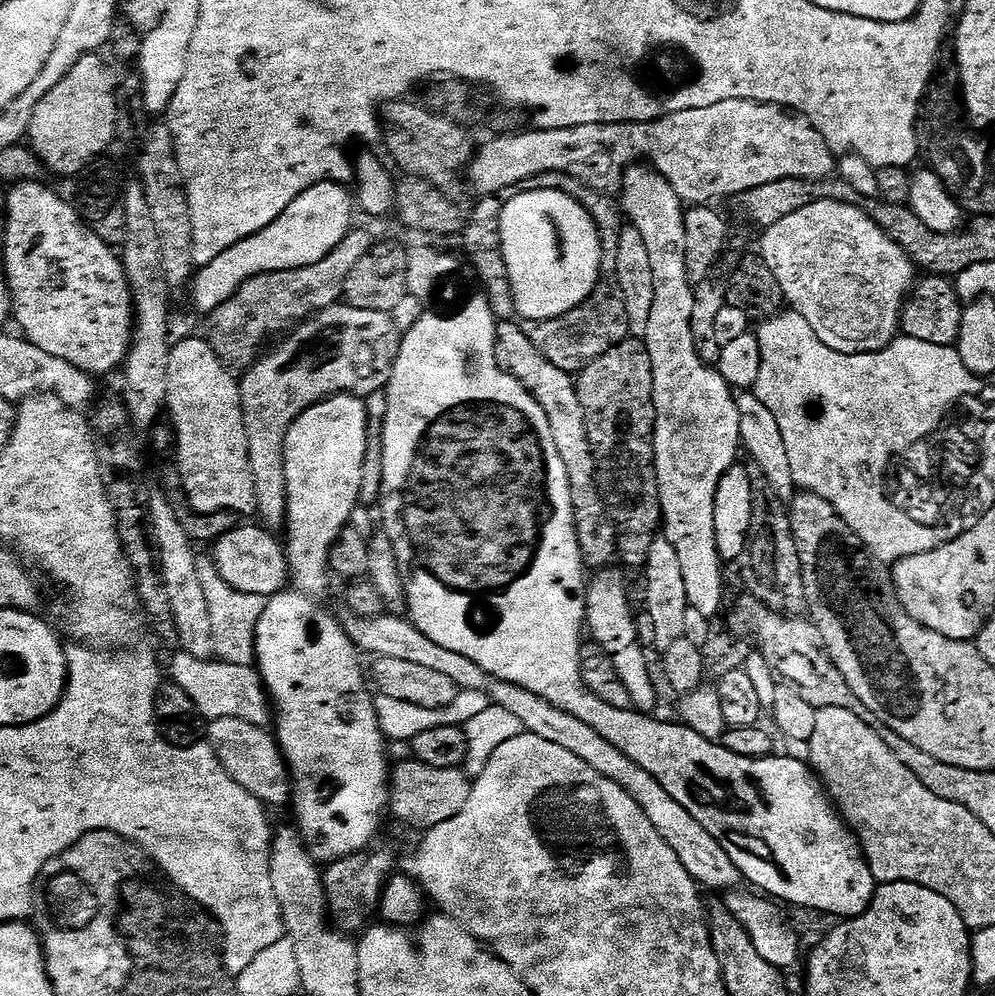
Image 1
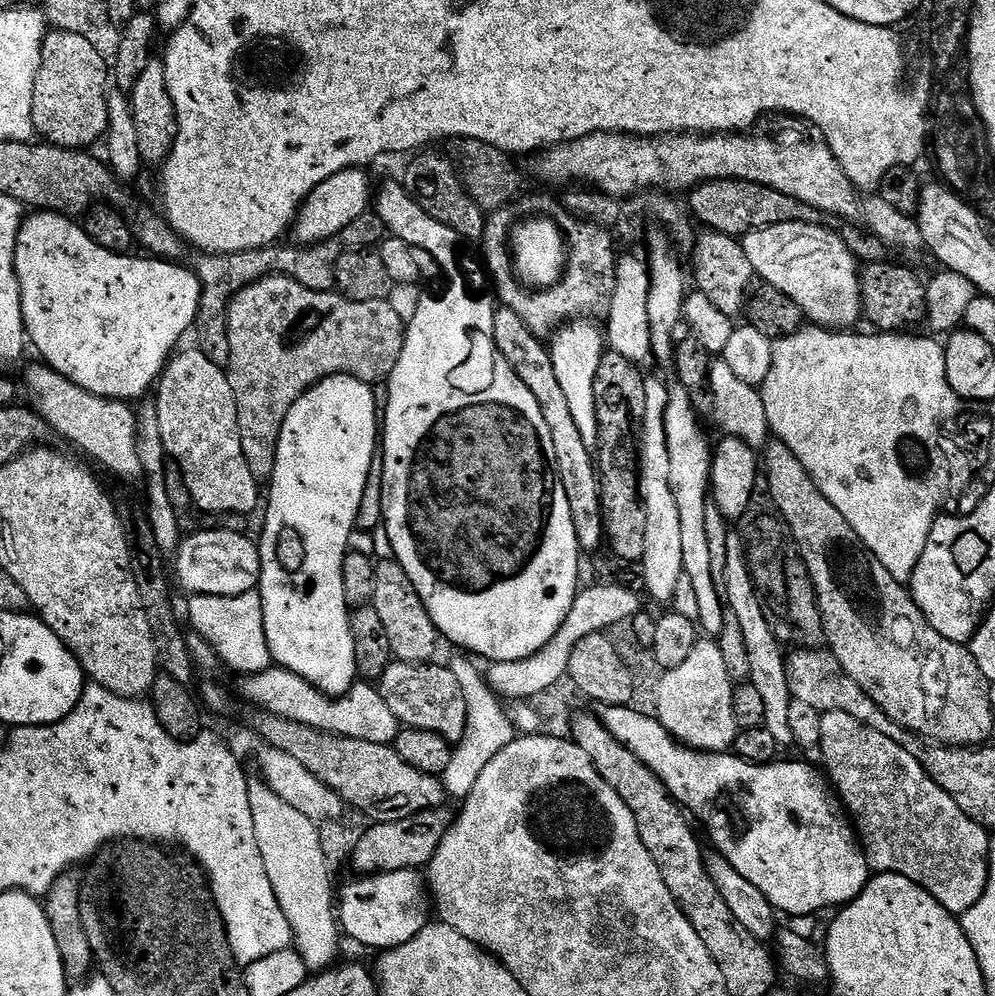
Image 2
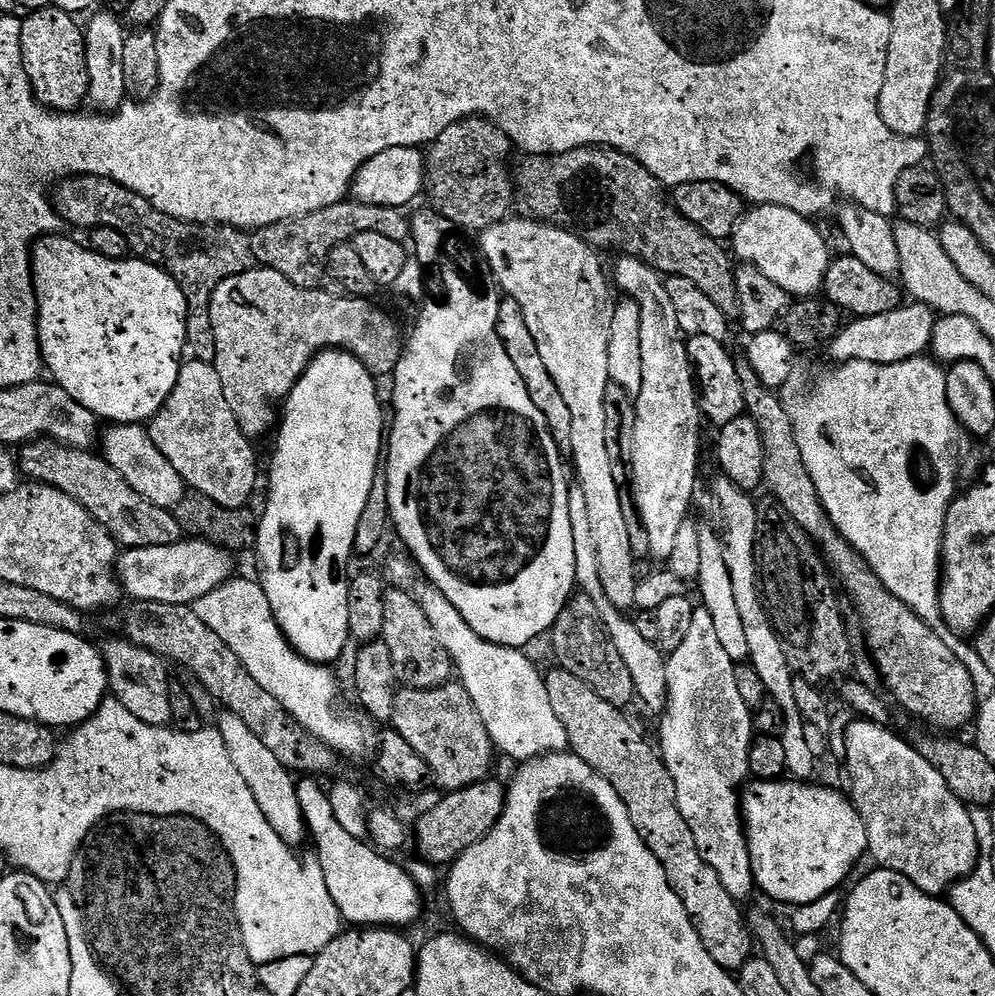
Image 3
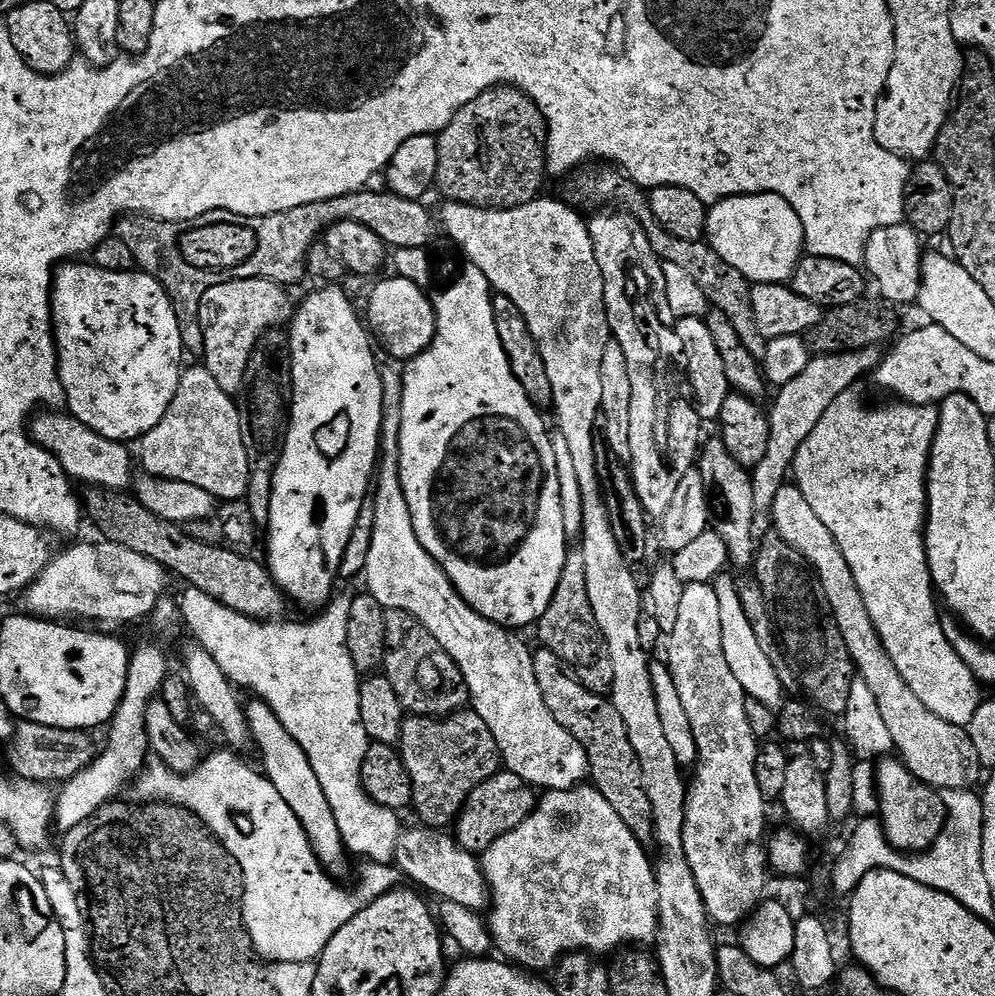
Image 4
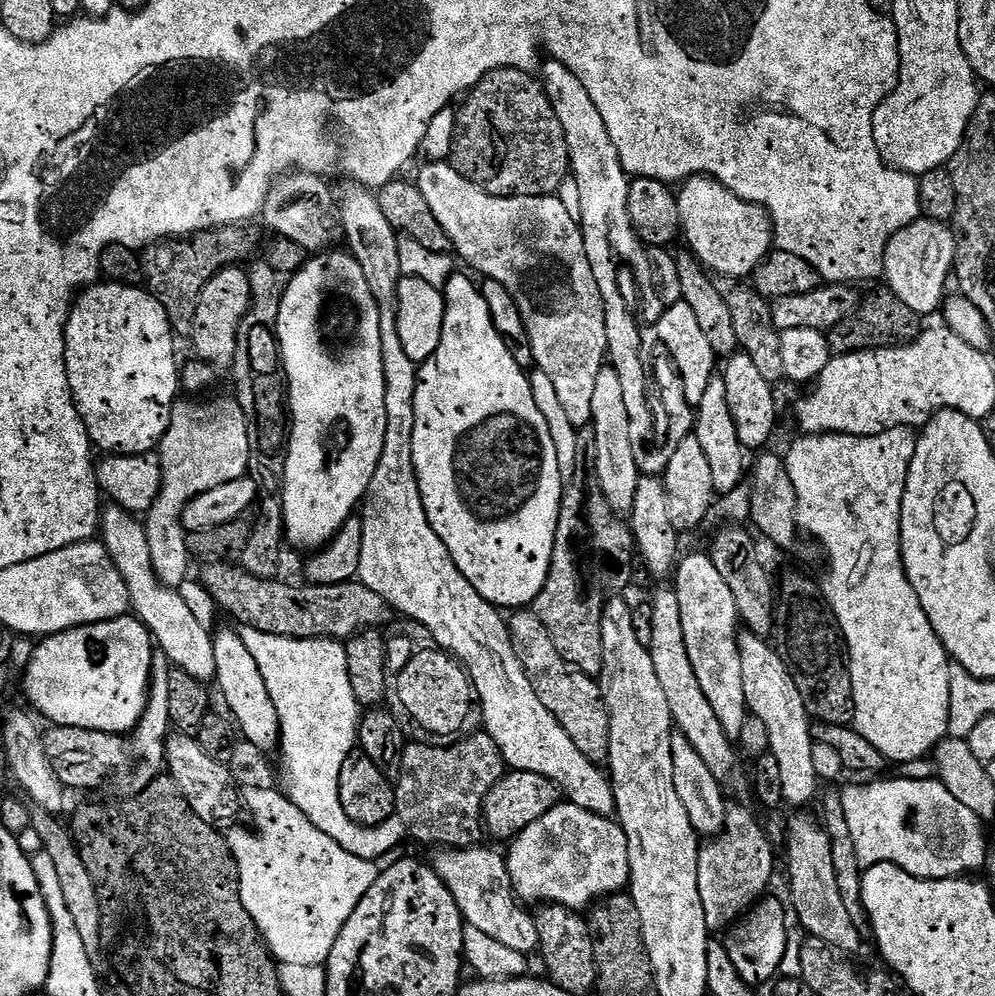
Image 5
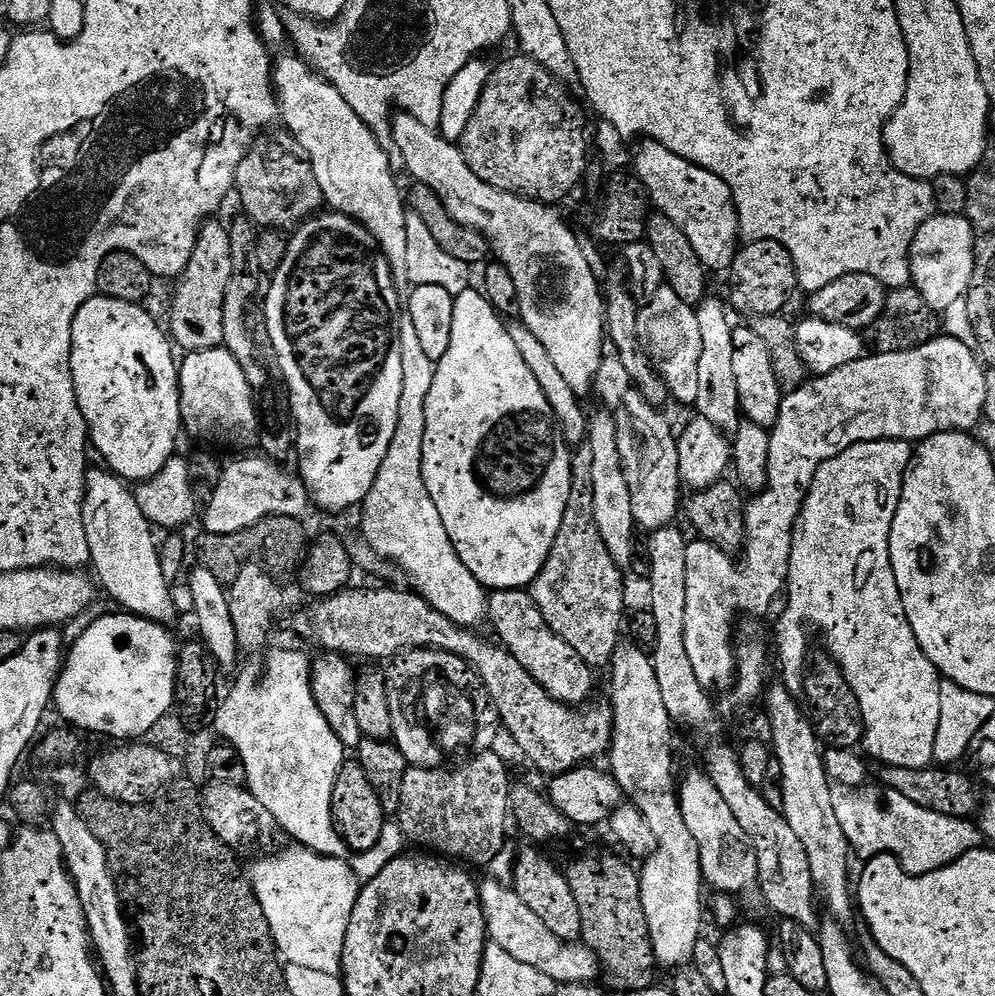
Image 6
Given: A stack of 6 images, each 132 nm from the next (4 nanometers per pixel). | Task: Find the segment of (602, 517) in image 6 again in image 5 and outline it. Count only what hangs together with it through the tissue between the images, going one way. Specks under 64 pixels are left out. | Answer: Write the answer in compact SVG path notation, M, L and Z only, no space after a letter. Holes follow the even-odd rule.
M610 366L598 370L590 410L590 435L596 442L596 477L602 486L602 494L606 494L607 502L618 514L631 513L642 473L634 462L634 446L630 446L630 414L626 414L626 394L618 370Z

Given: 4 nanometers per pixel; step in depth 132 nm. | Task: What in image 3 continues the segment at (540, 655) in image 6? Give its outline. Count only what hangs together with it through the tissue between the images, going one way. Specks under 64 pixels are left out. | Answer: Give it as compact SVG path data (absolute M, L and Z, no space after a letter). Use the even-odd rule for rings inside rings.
M559 666L553 667L552 673L544 676L546 682L546 694L550 694L550 703L554 706L554 714L558 714L558 722L562 722L562 727L566 729L568 748L573 756L582 758L586 766L590 766L614 790L618 790L618 798L626 806L626 814L630 814L630 822L634 822L634 830L638 830L638 838L646 842L646 846L662 862L662 870L666 870L666 878L674 890L674 894L686 906L686 914L698 930L698 938L702 938L702 946L722 966L730 973L735 973L747 960L753 959L754 941L748 927L745 913L740 913L741 905L730 894L726 894L726 886L706 866L702 854L698 854L698 845L694 843L694 834L690 834L690 826L686 826L686 818L682 818L682 810L678 810L678 798L674 790L674 778L670 778L670 770L666 770L663 760L660 759L659 751L655 747L644 742L644 736L624 717L625 713L619 708L610 706L610 702L598 698L582 678L574 678L566 669Z

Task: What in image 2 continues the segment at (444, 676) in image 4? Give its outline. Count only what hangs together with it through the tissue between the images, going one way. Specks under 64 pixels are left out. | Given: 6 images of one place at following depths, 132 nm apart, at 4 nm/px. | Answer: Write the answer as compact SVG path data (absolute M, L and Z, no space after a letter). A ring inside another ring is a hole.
M384 558L379 561L384 565L376 566L380 576L374 574L375 580L380 580L380 592L374 590L371 607L378 610L378 618L386 625L386 634L390 638L390 650L393 657L401 664L427 664L435 661L436 647L442 644L442 637L437 632L422 598L418 598L418 590L414 590L414 582L406 578L406 570L395 558Z

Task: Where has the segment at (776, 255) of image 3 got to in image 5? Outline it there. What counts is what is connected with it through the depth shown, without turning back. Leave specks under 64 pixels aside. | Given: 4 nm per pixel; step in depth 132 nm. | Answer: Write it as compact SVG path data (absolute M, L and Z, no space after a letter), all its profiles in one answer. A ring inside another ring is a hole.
M694 176L691 180L683 181L681 188L684 189L679 189L678 192L678 210L683 239L688 239L687 247L699 258L709 273L716 276L751 277L774 248L772 218L766 209L738 198L738 194L734 194L711 176Z

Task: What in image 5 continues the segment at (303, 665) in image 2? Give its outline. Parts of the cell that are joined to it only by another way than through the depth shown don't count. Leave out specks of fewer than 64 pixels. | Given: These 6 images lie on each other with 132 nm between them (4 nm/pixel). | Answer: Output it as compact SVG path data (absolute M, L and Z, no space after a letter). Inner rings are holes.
M329 250L308 259L305 264L298 269L283 285L283 296L281 298L281 310L278 313L277 326L275 329L276 339L278 341L278 351L281 361L288 375L288 395L290 397L290 423L292 425L292 442L288 446L288 465L286 466L286 478L284 479L284 531L286 540L289 545L292 544L296 548L312 548L308 550L319 550L336 535L343 524L348 521L349 516L357 511L358 505L363 501L364 496L368 493L370 486L370 478L374 478L374 470L378 466L378 458L382 458L382 446L386 442L386 378L382 368L382 326L378 322L378 302L374 302L374 294L370 294L370 282L366 282L366 274L362 274L362 266L358 266L358 262L353 258L351 252L347 250Z

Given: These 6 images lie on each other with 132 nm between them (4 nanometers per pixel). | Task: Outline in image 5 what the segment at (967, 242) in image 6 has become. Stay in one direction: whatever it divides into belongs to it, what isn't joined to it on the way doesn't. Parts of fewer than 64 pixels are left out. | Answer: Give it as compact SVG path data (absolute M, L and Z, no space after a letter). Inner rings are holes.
M921 218L914 221L910 226L898 230L898 234L894 234L890 238L884 255L883 279L886 281L886 286L894 294L898 294L898 298L902 298L902 302L906 302L906 306L910 306L910 310L914 310L921 318L928 318L931 312L939 313L941 311L946 299L946 293L949 291L949 289L947 290L948 280L950 284L950 277L953 275L955 267L955 232L952 231L947 223Z

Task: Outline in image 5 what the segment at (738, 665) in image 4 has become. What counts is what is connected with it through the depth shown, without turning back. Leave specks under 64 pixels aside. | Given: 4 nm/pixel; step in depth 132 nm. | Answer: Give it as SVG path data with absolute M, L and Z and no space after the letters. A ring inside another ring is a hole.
M744 630L740 635L740 657L742 658L742 690L751 715L762 718L770 734L769 753L778 758L782 774L782 794L792 804L808 804L816 796L818 781L814 774L814 750L812 724L802 694L794 686L794 678L786 666L783 655L768 645L763 636Z

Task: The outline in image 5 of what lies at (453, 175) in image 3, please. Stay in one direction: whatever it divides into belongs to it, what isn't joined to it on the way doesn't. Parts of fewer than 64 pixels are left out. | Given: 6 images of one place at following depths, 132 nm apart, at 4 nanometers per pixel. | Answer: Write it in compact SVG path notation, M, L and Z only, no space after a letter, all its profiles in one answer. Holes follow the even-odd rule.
M517 68L494 70L490 74L486 74L486 78L482 78L482 82L473 86L471 92L463 97L462 103L464 105L459 105L456 113L456 133L454 134L454 146L450 157L452 167L458 170L458 174L462 174L462 178L474 182L474 186L478 186L495 196L555 196L559 193L562 182L569 179L570 176L566 134L562 130L562 122L558 122L554 101L547 96L543 83L532 72L523 72Z

